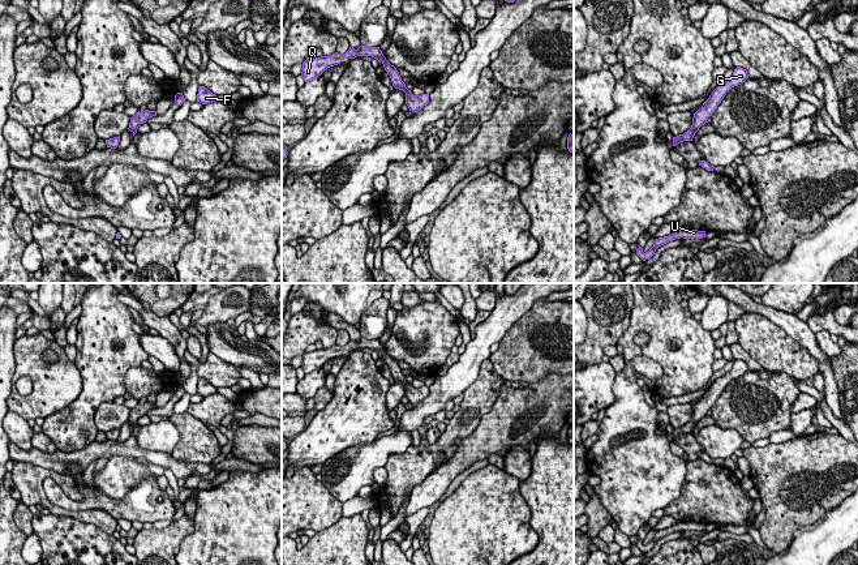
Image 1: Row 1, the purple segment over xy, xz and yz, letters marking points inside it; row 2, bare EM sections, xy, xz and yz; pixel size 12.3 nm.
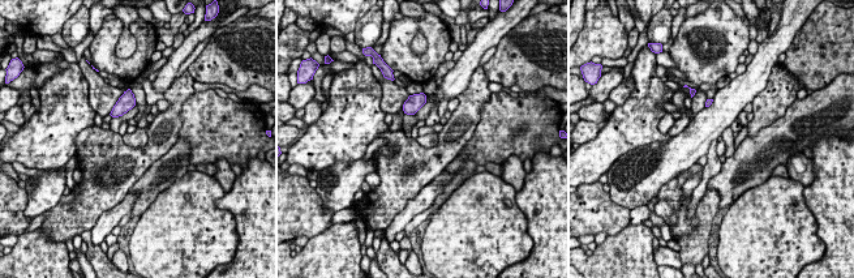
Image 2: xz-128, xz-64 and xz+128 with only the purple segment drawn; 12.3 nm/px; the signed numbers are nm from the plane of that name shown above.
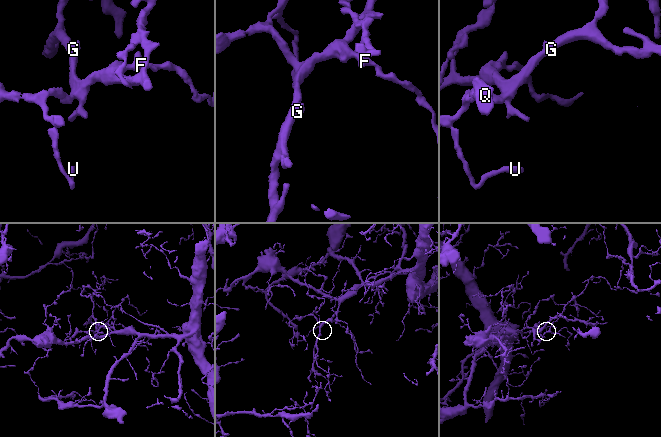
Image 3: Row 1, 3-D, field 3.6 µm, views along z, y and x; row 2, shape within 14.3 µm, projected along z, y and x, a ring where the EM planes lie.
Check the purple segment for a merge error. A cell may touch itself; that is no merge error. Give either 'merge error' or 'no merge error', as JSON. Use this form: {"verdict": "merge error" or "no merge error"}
{"verdict": "no merge error"}

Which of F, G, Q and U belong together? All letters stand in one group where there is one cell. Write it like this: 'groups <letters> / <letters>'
groups F G Q U

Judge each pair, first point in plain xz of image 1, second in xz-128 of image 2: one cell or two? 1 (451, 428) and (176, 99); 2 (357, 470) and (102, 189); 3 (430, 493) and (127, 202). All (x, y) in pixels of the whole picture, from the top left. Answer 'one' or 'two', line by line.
1: one
2: two
3: one

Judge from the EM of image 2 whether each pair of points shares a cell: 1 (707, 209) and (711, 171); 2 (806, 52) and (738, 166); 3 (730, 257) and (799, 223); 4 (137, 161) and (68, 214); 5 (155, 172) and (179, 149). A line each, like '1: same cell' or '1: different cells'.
1: different cells
2: different cells
3: same cell
4: same cell
5: same cell

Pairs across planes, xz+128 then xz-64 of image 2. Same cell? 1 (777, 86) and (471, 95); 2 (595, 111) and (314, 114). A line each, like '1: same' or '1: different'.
1: same
2: different

